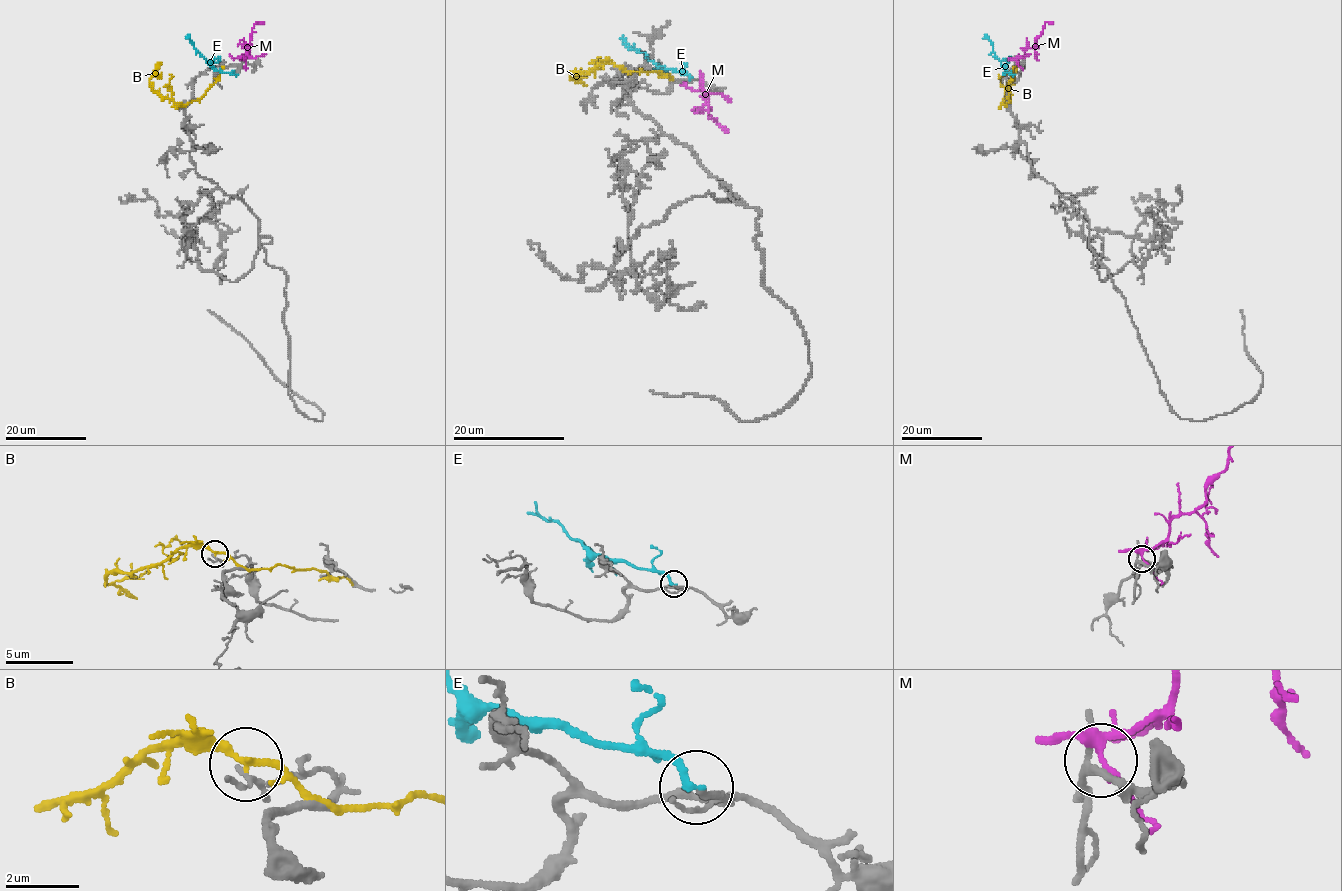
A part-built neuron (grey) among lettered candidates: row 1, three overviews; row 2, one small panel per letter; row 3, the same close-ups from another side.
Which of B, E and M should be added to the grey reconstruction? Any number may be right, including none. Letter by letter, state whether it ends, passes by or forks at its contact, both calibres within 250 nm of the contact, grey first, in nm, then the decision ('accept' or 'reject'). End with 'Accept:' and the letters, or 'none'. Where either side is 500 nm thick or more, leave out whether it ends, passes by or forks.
B: it passes by; calibres 90 and 190 nm; reject
E: it ends; calibres 180 and 180 nm; reject
M: it forks; calibres 160 and 220 nm; reject
Accept: none

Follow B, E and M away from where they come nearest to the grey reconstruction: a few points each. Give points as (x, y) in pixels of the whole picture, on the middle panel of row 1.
B: (615, 65), (602, 62), (572, 75), (570, 77), (587, 84)
E: (691, 77), (662, 68), (642, 52), (630, 48), (622, 36)
M: (702, 82), (709, 115), (727, 132)

